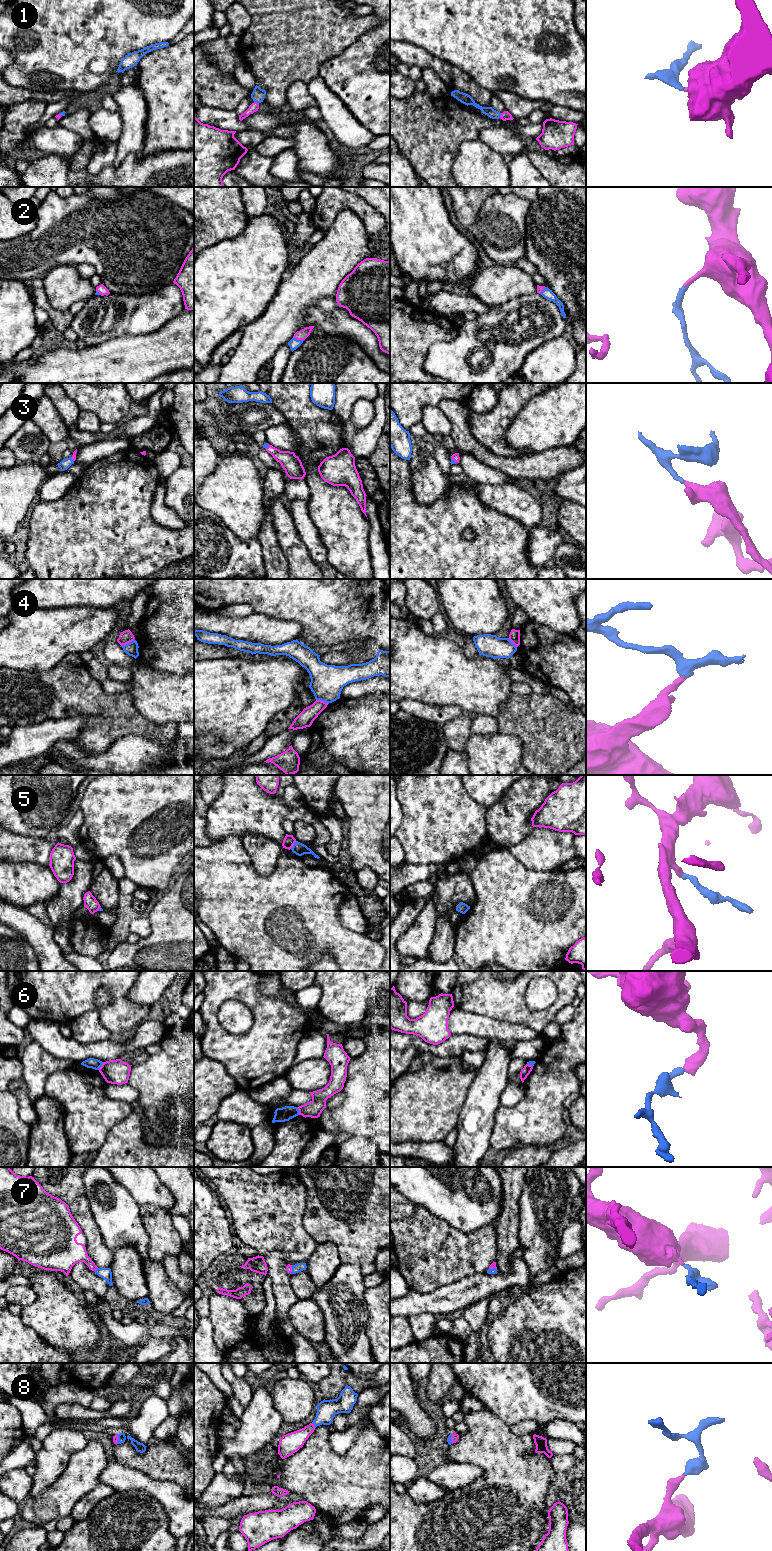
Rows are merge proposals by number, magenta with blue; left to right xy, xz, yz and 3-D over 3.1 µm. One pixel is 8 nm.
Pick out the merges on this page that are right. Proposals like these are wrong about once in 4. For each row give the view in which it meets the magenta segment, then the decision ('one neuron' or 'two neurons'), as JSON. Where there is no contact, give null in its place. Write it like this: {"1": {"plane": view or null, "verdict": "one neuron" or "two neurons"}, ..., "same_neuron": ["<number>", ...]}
{"1": {"plane": "xz", "verdict": "one neuron"}, "2": {"plane": "xz", "verdict": "one neuron"}, "3": {"plane": "yz", "verdict": "one neuron"}, "4": {"plane": "xy", "verdict": "two neurons"}, "5": {"plane": "xz", "verdict": "one neuron"}, "6": {"plane": "xy", "verdict": "two neurons"}, "7": {"plane": "xy", "verdict": "one neuron"}, "8": {"plane": "xz", "verdict": "one neuron"}, "same_neuron": ["1", "2", "3", "5", "7", "8"]}

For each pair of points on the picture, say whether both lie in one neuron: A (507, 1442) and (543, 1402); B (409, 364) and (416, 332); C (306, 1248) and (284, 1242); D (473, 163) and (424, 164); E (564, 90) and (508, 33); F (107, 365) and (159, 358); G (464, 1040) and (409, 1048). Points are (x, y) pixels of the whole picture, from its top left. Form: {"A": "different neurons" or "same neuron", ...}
{"A": "different neurons", "B": "same neuron", "C": "same neuron", "D": "different neurons", "E": "same neuron", "F": "same neuron", "G": "same neuron"}

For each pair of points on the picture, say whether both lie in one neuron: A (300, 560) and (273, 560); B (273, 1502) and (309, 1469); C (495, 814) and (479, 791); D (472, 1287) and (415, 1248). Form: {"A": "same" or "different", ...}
{"A": "different", "B": "different", "C": "different", "D": "different"}

